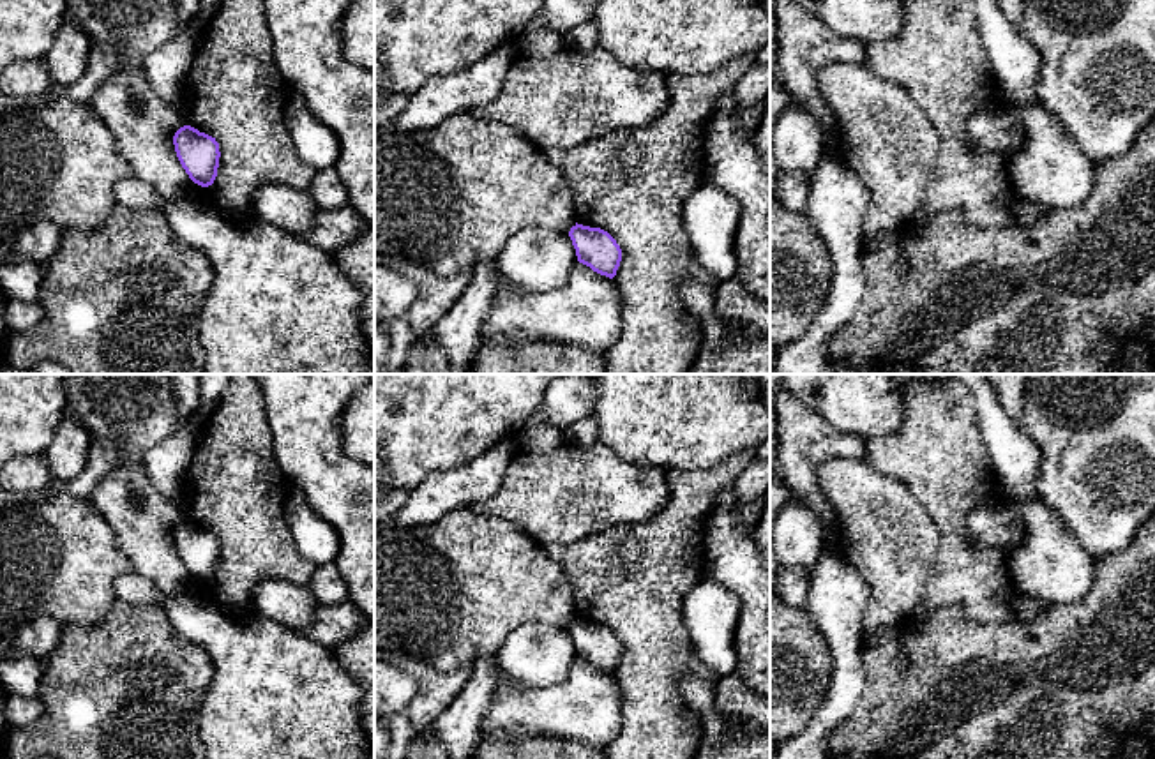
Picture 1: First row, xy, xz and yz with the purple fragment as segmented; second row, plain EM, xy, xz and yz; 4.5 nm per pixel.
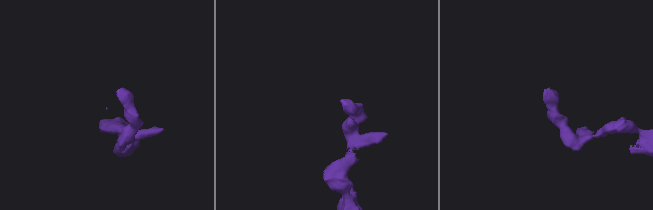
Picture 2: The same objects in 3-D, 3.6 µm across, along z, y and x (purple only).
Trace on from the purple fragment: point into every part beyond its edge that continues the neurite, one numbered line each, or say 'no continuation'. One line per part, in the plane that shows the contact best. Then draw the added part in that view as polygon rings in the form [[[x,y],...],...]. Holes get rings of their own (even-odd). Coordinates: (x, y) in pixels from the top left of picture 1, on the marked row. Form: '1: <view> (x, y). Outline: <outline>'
no continuation

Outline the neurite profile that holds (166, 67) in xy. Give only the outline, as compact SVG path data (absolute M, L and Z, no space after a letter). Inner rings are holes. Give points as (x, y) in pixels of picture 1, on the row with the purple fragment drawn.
M200 0L198 14L185 21L182 32L143 58L143 72L164 104L180 108L184 83L196 58L198 37L221 2Z

